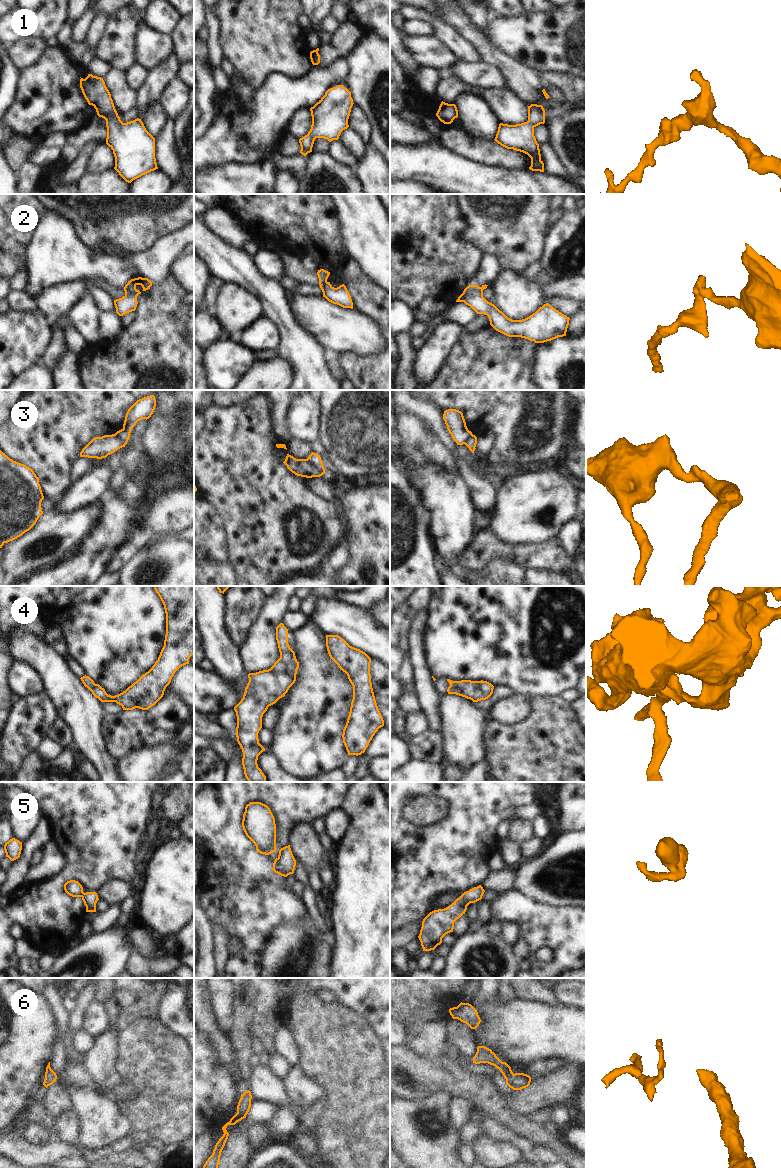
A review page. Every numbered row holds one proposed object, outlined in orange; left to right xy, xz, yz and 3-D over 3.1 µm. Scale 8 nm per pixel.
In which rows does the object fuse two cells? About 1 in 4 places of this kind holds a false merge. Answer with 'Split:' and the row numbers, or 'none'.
Split: 2, 3

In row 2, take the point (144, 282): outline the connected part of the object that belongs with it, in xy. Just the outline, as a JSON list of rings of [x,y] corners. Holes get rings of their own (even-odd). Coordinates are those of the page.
[[[138,277],[138,278],[134,278],[128,281],[128,283],[125,285],[124,288],[130,294],[138,296],[139,294],[141,294],[141,292],[136,289],[137,285],[141,285],[143,288],[143,291],[146,291],[150,289],[150,287],[152,286],[152,282],[148,278]]]

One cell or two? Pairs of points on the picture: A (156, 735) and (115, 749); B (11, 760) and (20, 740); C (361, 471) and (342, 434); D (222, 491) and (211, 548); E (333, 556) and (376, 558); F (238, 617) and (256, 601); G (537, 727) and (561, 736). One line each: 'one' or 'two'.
A: one
B: one
C: one
D: two
E: two
F: one
G: one

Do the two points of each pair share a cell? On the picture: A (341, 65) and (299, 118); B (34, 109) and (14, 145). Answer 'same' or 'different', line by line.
A: different
B: different

